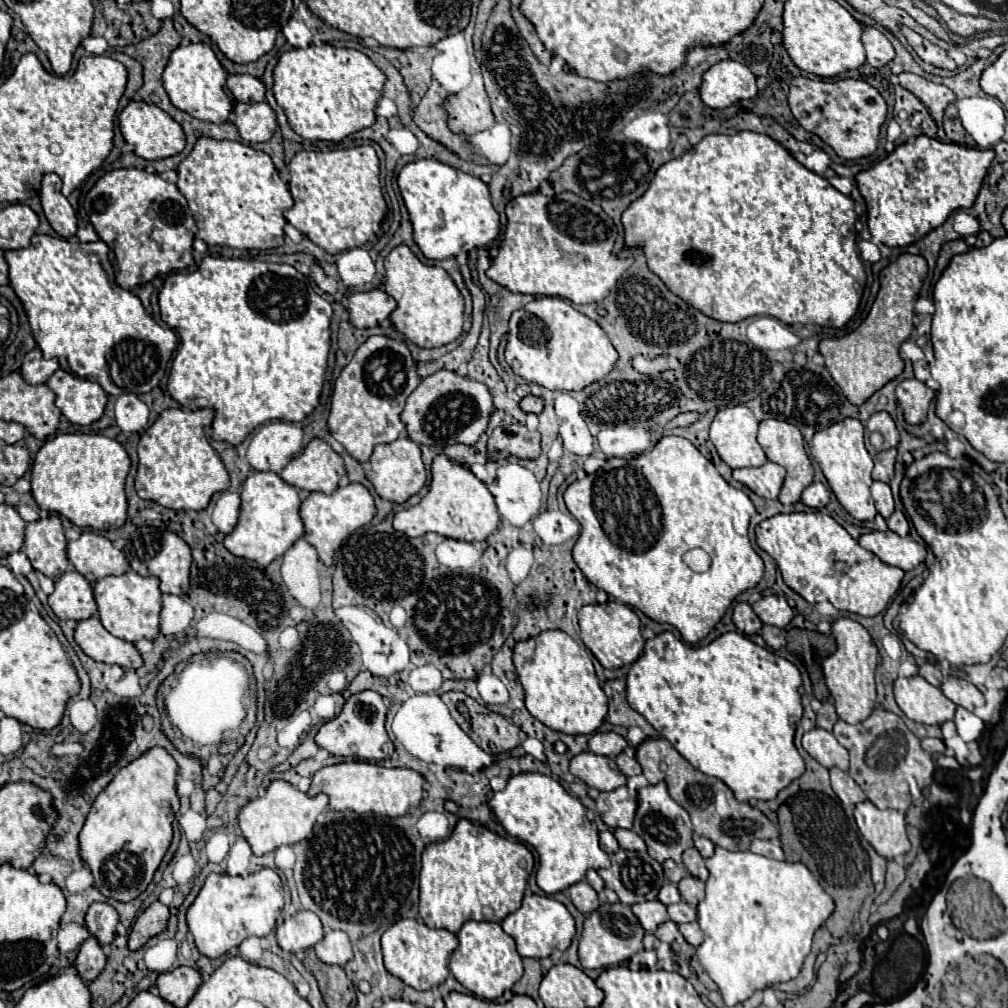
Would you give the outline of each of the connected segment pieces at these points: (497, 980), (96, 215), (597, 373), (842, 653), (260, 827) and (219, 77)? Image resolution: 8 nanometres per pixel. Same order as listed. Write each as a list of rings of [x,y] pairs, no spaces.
[[[465,922],[457,934],[457,940],[459,946],[451,956],[449,970],[457,982],[477,998],[495,1000],[523,976],[523,962],[515,950],[515,942],[497,922]]]
[[[137,168],[113,170],[97,180],[97,184],[85,196],[89,220],[97,230],[99,238],[115,254],[115,280],[121,288],[131,290],[143,282],[151,282],[157,274],[167,274],[171,270],[183,270],[193,264],[193,236],[197,232],[195,220],[189,212],[185,196],[175,184],[153,184],[153,174]]]
[[[545,296],[531,300],[511,316],[505,360],[527,382],[547,390],[571,392],[605,378],[617,362],[617,350],[597,322],[575,310],[567,300]]]
[[[841,616],[833,622],[831,634],[837,640],[837,650],[823,662],[823,674],[839,718],[847,724],[863,722],[875,708],[875,668],[877,668],[877,646],[873,644],[869,632],[855,620]]]
[[[275,780],[267,788],[263,798],[257,798],[257,800],[249,802],[247,806],[243,806],[237,820],[239,820],[239,828],[245,836],[245,840],[249,842],[253,854],[265,856],[265,854],[277,850],[279,846],[291,846],[291,844],[305,840],[313,832],[315,818],[327,810],[327,804],[329,804],[329,798],[325,798],[325,794],[309,798],[307,794],[293,788],[289,782]]]
[[[197,42],[197,44],[187,44],[187,46],[177,46],[173,54],[169,56],[169,62],[163,72],[163,86],[173,102],[175,108],[187,112],[193,118],[205,120],[205,122],[227,122],[229,114],[233,112],[233,100],[225,92],[225,80],[227,72],[223,64],[219,62],[217,54],[209,44]]]

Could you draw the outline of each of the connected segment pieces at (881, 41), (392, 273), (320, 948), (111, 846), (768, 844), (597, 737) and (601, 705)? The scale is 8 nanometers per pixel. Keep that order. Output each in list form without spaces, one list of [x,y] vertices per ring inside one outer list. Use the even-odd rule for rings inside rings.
[[[873,26],[865,28],[863,44],[865,44],[867,62],[875,68],[881,68],[881,66],[889,64],[895,58],[895,50],[893,50],[891,42],[887,40],[887,36],[883,32],[879,32],[877,28],[873,28]]]
[[[399,244],[397,248],[391,250],[391,254],[385,258],[385,290],[387,294],[391,294],[397,300],[397,310],[391,314],[391,320],[395,324],[395,328],[411,342],[415,342],[421,348],[439,348],[445,346],[453,340],[459,338],[459,334],[463,332],[463,296],[459,292],[459,288],[455,286],[453,278],[439,266],[427,266],[423,264],[405,244]]]
[[[331,930],[315,946],[315,954],[321,962],[343,968],[353,958],[353,948],[351,948],[347,934],[341,934],[341,930]]]
[[[155,746],[121,768],[93,802],[79,834],[81,858],[95,876],[95,888],[107,898],[131,902],[153,880],[173,838],[173,818],[179,810],[175,784],[175,758],[165,748]]]
[[[753,840],[749,850],[751,850],[751,852],[755,852],[755,854],[761,854],[761,856],[767,856],[767,858],[785,860],[783,850],[781,850],[779,846],[775,846],[771,840]]]
[[[595,732],[589,738],[589,750],[593,754],[599,756],[607,756],[607,758],[617,758],[617,754],[621,754],[627,748],[627,740],[621,738],[615,732]]]
[[[547,630],[535,638],[517,642],[513,662],[515,662],[519,682],[523,684],[523,690],[525,690],[527,710],[547,728],[563,734],[593,734],[603,724],[607,714],[607,696],[595,674],[589,650],[583,644],[575,642],[569,634],[561,630]]]

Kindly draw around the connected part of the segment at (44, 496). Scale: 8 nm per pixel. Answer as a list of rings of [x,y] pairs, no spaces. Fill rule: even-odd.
[[[61,433],[47,440],[35,456],[31,492],[45,512],[57,512],[81,528],[115,530],[127,520],[125,478],[131,460],[113,438],[97,433]]]

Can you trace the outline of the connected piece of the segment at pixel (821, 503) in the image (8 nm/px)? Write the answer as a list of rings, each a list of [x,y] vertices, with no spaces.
[[[813,482],[811,486],[807,486],[803,490],[803,504],[809,506],[809,508],[825,508],[829,504],[829,490],[821,484],[821,482]]]

